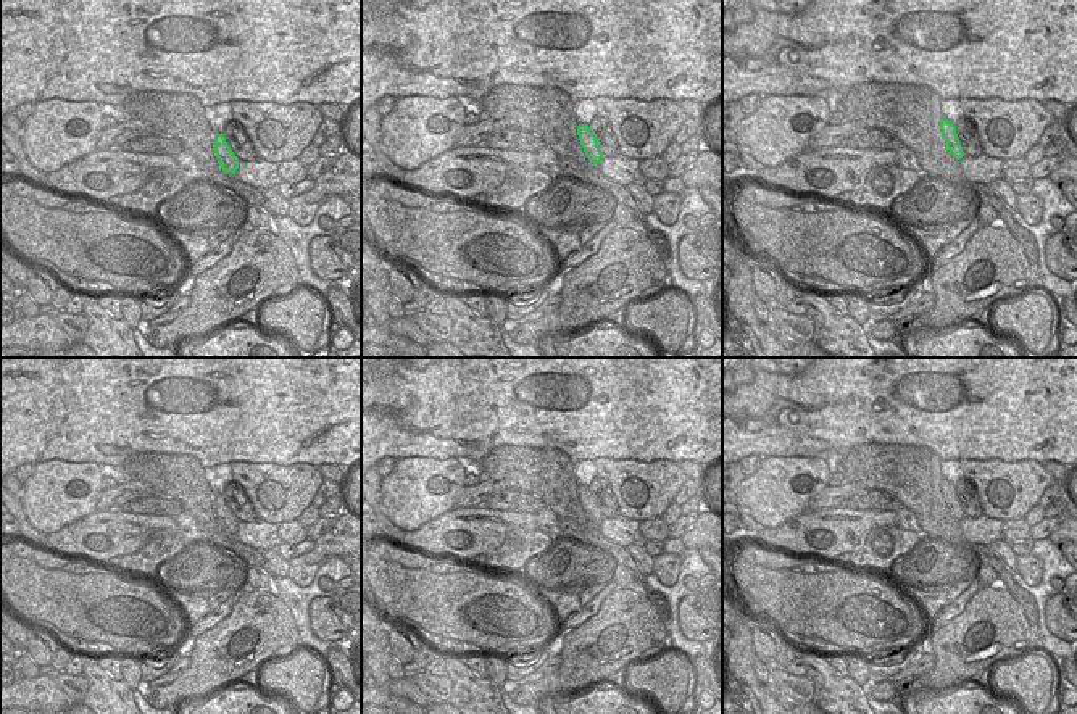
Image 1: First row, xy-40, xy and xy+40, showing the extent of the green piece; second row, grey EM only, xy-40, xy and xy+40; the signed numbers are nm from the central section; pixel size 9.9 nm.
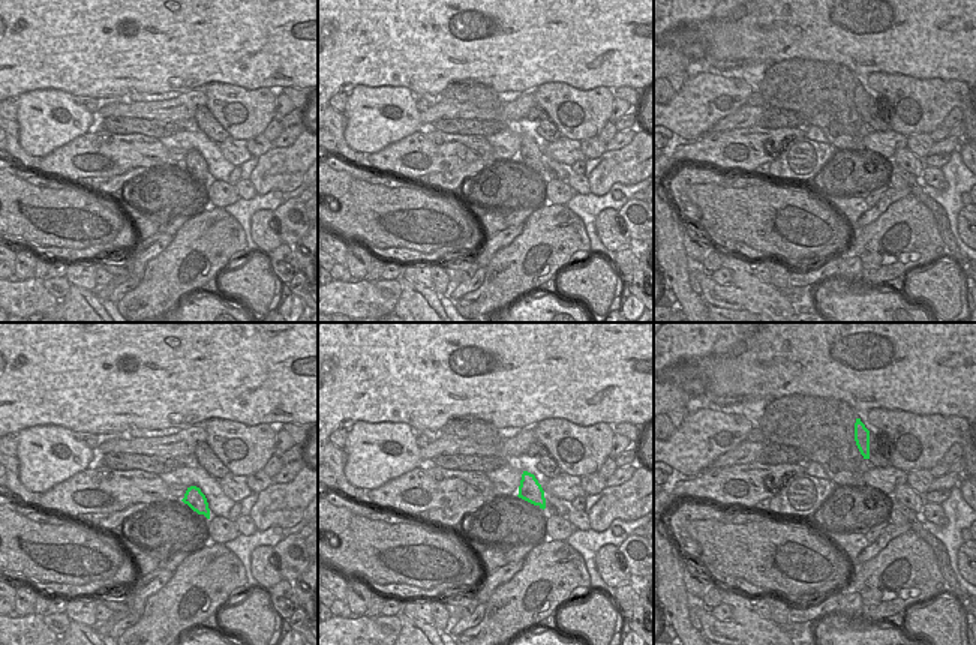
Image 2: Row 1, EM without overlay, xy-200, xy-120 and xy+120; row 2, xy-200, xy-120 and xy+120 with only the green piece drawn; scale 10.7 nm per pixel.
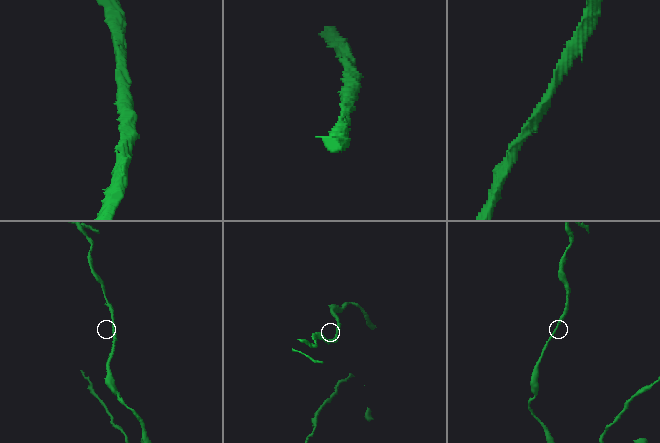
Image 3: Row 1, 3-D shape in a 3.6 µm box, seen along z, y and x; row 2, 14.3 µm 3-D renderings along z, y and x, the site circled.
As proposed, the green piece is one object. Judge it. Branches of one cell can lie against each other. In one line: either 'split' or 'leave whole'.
leave whole

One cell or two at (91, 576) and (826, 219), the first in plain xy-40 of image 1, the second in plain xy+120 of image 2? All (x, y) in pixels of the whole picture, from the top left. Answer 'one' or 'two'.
one

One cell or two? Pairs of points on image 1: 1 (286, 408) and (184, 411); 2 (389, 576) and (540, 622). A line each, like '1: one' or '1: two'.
1: one
2: one

